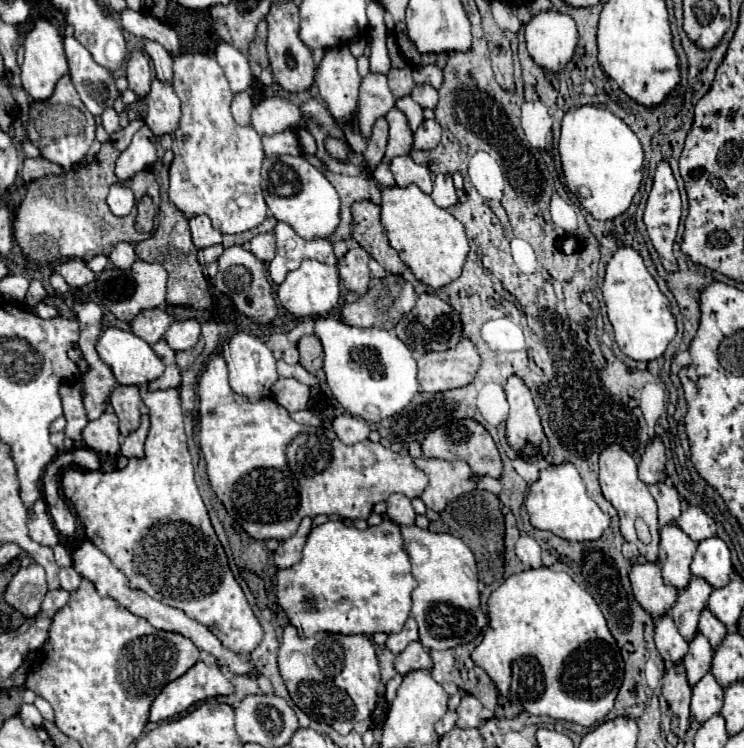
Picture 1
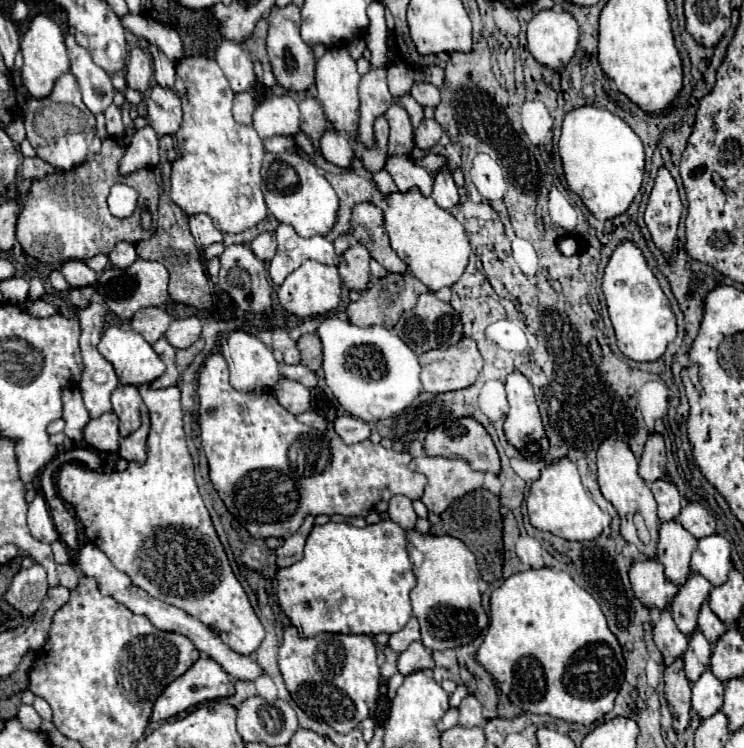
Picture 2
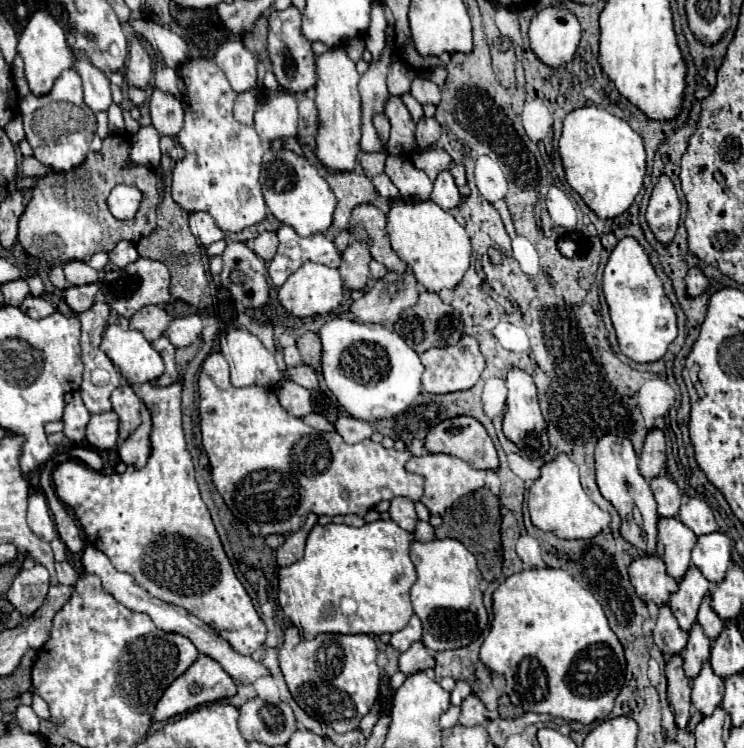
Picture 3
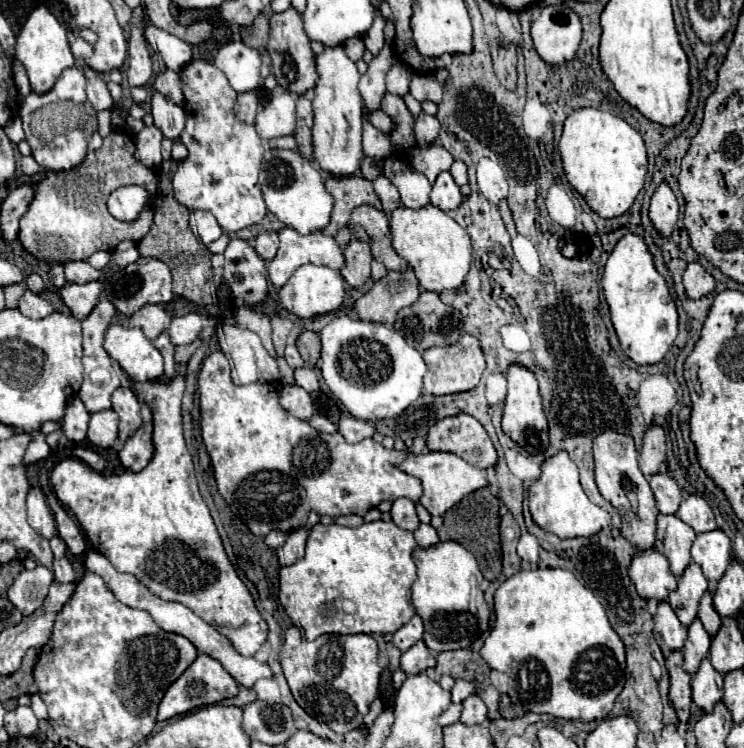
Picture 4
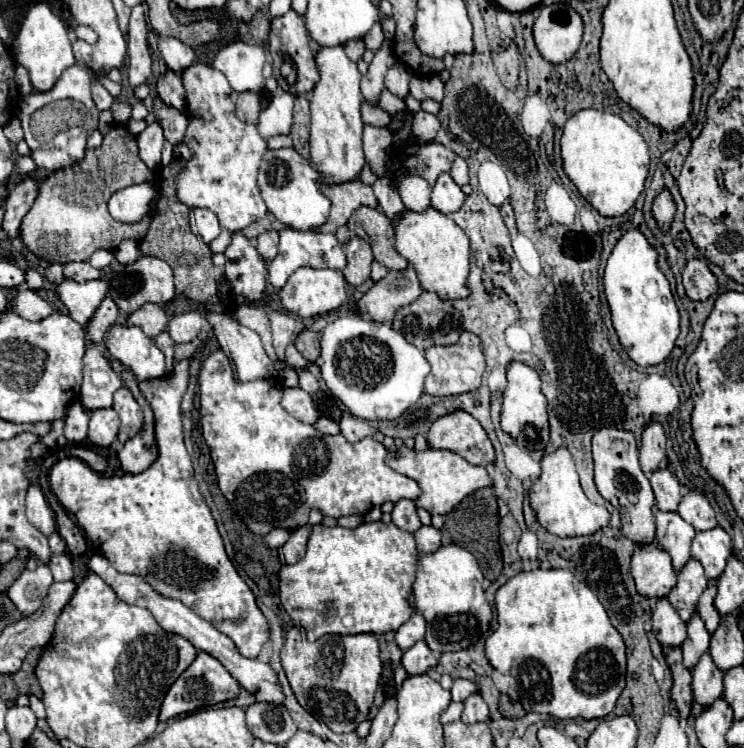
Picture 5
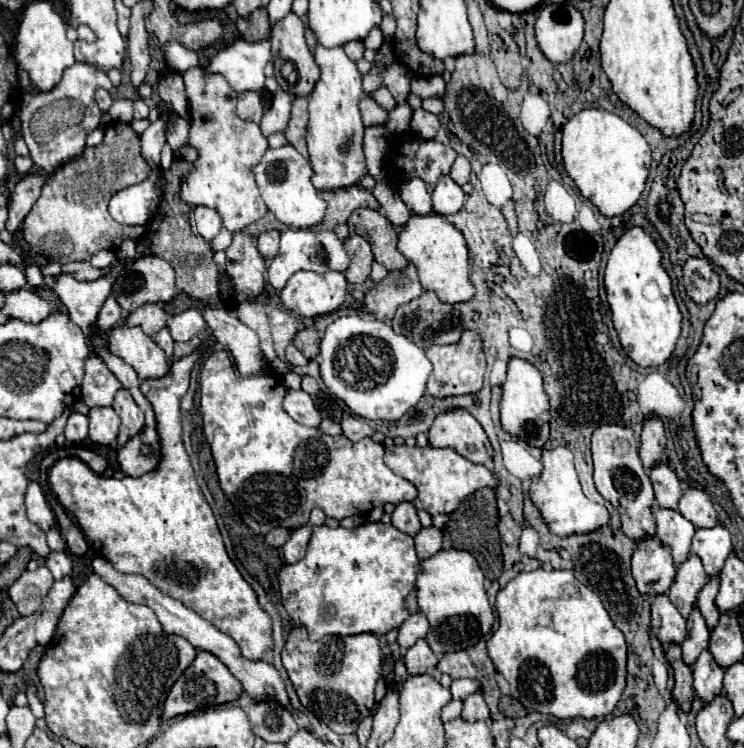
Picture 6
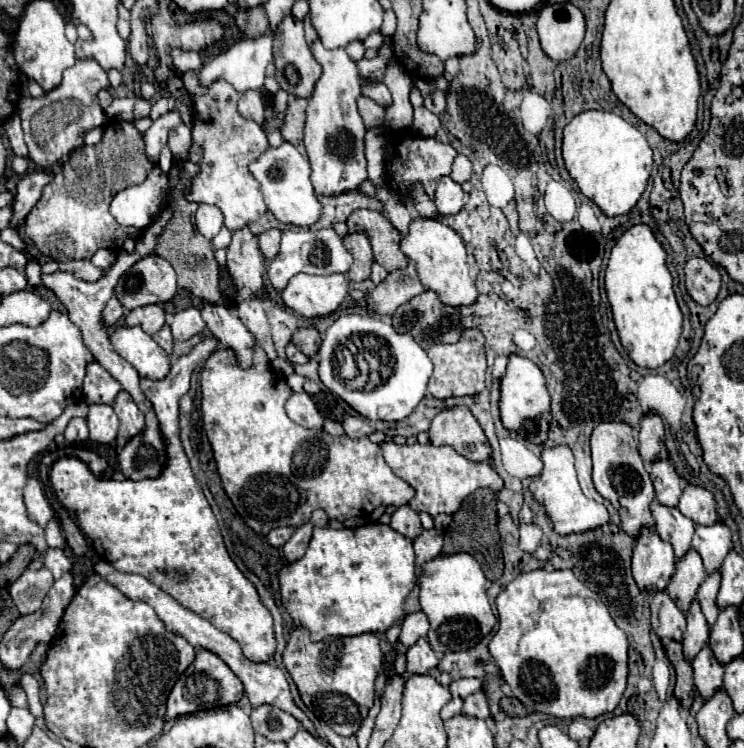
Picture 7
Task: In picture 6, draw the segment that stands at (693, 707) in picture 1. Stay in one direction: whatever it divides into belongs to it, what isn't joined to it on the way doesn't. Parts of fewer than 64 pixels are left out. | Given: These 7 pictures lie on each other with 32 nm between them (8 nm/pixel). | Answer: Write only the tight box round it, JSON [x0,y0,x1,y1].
[692,650,724,702]

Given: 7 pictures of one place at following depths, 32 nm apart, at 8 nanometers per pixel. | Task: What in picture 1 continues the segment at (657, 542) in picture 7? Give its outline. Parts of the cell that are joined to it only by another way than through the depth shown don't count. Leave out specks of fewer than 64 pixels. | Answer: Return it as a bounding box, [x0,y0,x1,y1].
[630,562,678,618]

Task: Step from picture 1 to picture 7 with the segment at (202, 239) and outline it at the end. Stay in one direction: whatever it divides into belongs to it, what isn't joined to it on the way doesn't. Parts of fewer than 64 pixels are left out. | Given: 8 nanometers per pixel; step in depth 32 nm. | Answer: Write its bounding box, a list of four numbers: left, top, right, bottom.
[194,204,222,240]

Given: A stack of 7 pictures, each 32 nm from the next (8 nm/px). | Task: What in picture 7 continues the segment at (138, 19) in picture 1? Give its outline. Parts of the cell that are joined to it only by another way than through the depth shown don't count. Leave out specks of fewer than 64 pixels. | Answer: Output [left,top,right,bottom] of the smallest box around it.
[170,48,202,74]

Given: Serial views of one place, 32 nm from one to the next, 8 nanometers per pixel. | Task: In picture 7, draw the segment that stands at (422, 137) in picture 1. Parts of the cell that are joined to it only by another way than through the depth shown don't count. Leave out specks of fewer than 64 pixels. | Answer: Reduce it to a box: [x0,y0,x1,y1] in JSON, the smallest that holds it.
[412,106,440,138]

